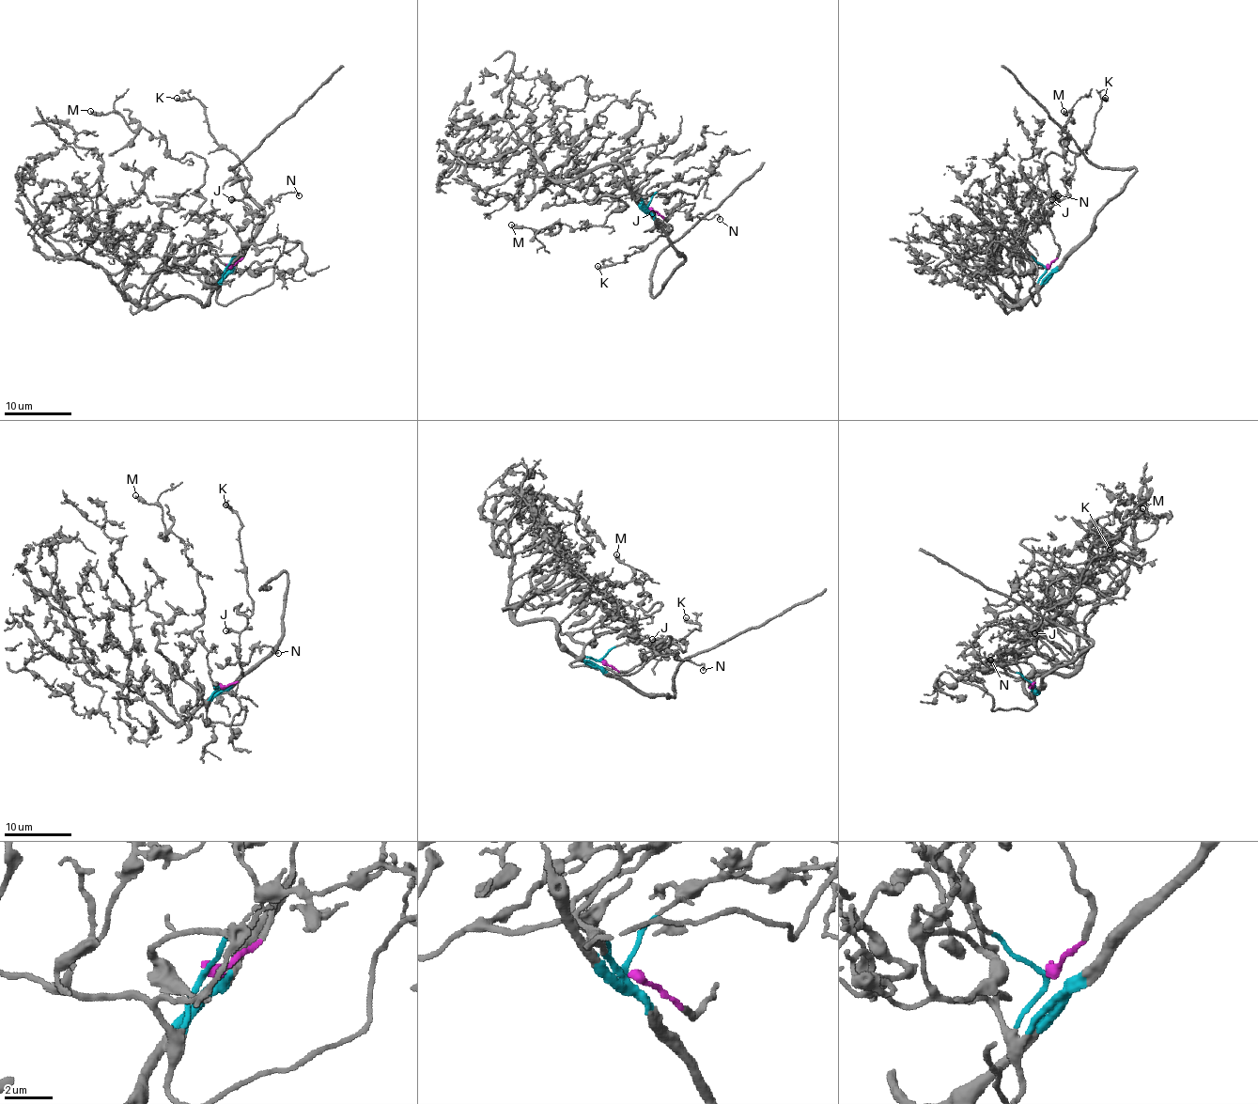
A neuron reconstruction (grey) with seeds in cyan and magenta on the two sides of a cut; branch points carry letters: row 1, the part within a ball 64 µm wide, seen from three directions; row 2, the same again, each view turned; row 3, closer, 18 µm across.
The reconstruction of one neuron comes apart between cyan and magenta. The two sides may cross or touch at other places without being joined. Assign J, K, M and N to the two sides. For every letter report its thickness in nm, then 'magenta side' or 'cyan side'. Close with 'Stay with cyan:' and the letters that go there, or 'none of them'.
J: 480 nm | magenta side
K: 280 nm | magenta side
M: 300 nm | cyan side
N: 120 nm | magenta side
Stay with cyan: M

